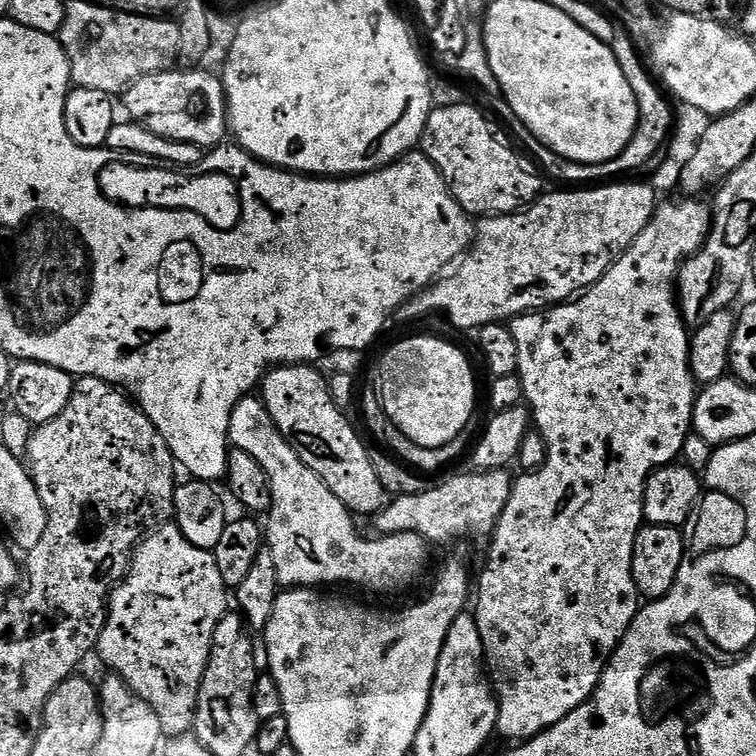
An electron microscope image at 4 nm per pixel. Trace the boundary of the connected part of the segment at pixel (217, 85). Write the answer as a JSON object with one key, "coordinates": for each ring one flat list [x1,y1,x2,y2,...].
{"coordinates":[[201,70,162,71,151,76,138,77,123,93,124,108,129,121,141,124,146,130,167,140,196,144,201,150,211,150,225,143,228,130,228,104,224,100,224,81,219,75]]}

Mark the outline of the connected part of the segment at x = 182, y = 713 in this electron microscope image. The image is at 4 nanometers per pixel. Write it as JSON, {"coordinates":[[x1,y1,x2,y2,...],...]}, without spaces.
{"coordinates":[[172,522,155,529,136,545,128,572,108,598,108,617,95,651,98,656,100,652,100,660,109,673,126,681,155,710,165,737,187,736,193,731,200,683,210,658,214,630,218,630,218,622,229,611,228,604,230,608,230,589,222,582,212,553,190,546]]}

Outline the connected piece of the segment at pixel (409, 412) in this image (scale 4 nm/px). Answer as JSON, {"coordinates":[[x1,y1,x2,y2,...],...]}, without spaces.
{"coordinates":[[412,336,386,349,376,368,374,391,390,422,410,442,427,448,441,448,458,438,476,408,476,376,467,354,436,336]]}

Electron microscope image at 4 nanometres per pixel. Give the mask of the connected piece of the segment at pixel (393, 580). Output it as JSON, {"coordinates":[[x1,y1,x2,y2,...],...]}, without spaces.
{"coordinates":[[249,394,234,406,228,423,228,438,232,448,246,450,246,454,266,470,266,478,270,478,272,506,266,513,266,551,274,558,274,570,278,570,281,589,320,590,325,587,323,584,349,584,352,588,365,588,368,592,404,592,423,574,428,564,429,541,422,539,417,532,399,532,376,540,359,536,353,513,328,489,326,482,310,470,310,466,301,462,284,435,273,426,263,400]]}

